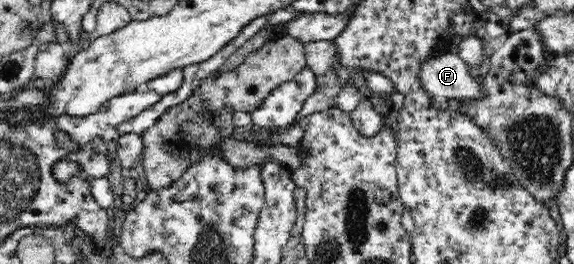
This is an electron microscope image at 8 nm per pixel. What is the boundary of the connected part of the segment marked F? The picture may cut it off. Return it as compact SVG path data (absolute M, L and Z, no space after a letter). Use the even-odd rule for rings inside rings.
M446 53L427 61L418 73L418 83L436 103L458 98L475 100L480 96L480 85L469 72L468 66L457 54Z

